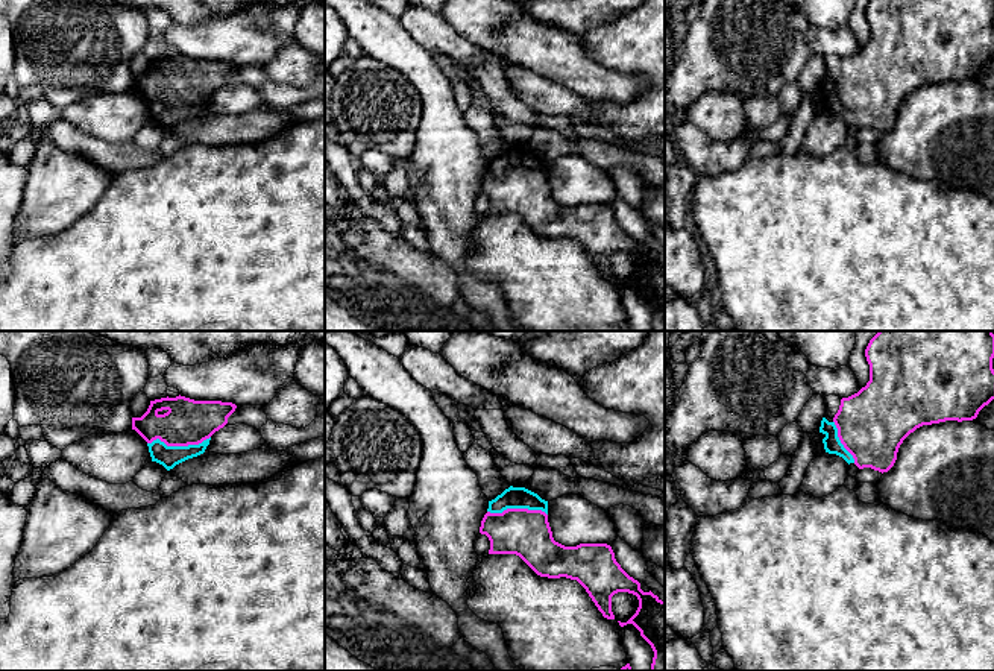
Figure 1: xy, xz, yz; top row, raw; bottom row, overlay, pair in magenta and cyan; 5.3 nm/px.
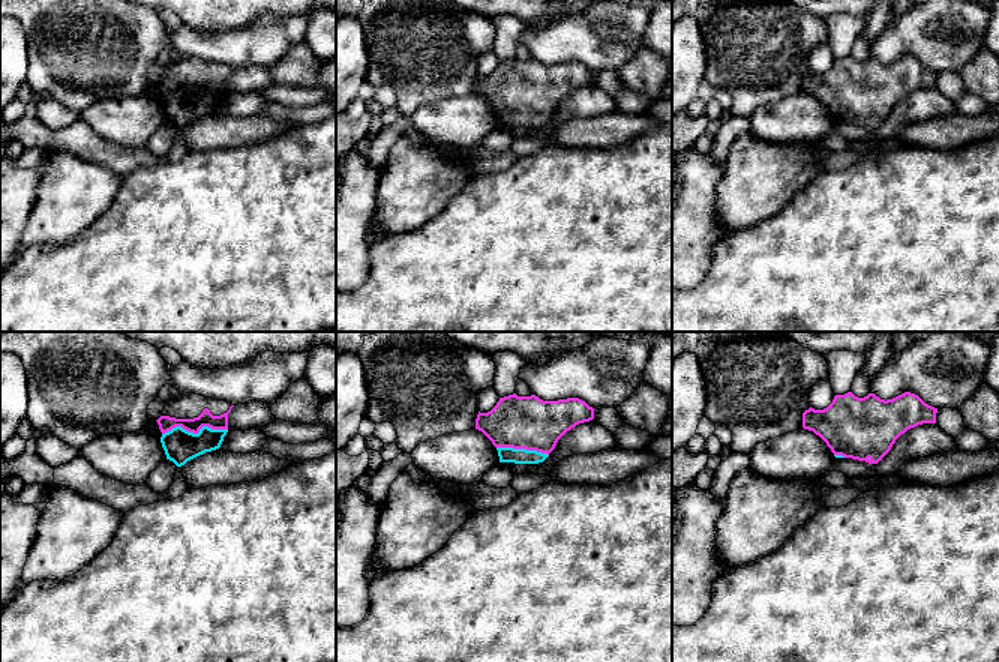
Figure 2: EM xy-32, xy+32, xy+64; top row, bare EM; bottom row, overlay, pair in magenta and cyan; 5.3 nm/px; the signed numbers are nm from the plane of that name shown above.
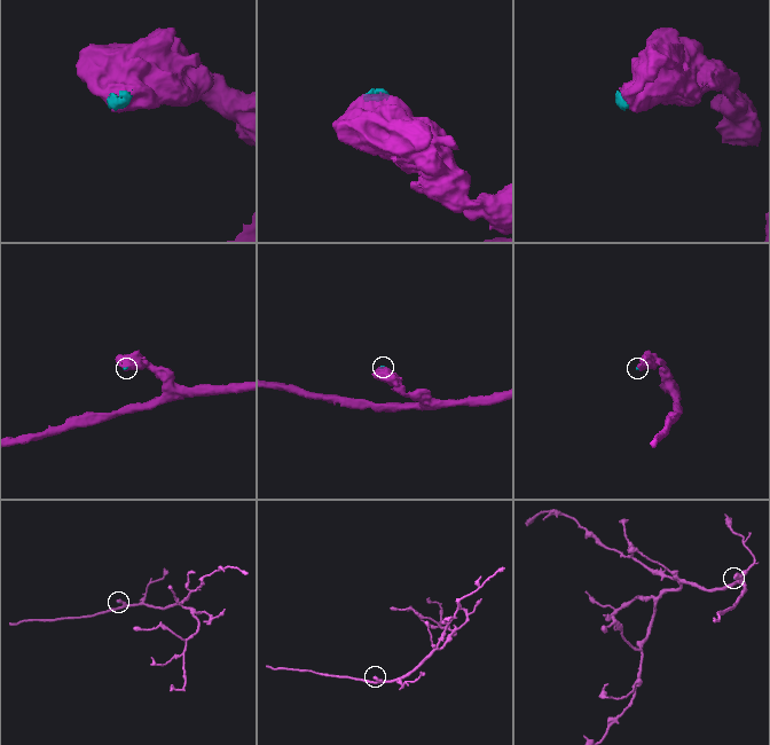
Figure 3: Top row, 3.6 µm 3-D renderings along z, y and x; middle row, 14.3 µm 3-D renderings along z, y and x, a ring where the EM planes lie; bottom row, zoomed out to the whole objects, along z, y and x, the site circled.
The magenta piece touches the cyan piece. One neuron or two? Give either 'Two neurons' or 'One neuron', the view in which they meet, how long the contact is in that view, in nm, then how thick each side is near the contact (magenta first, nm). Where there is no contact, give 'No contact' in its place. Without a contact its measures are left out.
One neuron. Touches magenta in xy. Shared border 340 nm. Thickness 240 nm (magenta) against 110 nm

